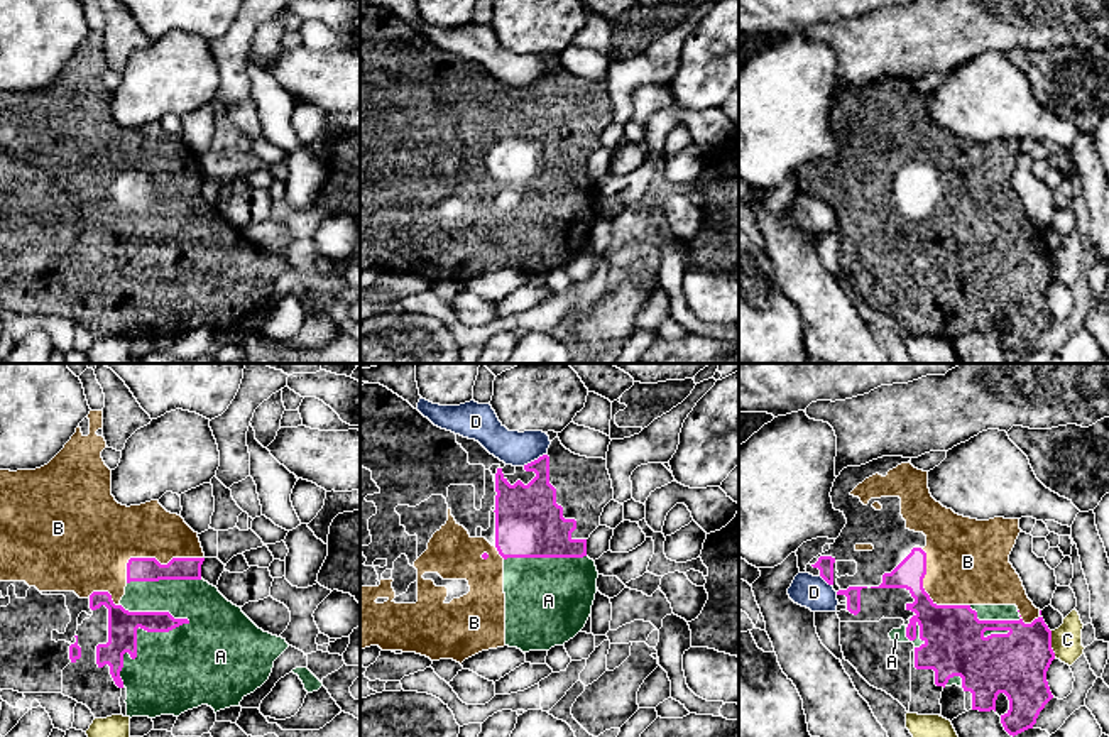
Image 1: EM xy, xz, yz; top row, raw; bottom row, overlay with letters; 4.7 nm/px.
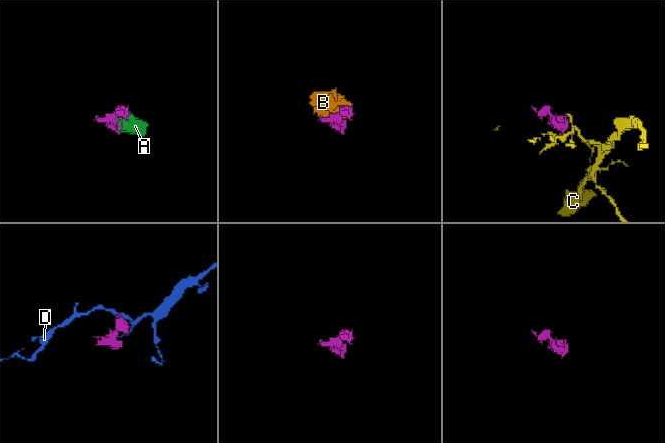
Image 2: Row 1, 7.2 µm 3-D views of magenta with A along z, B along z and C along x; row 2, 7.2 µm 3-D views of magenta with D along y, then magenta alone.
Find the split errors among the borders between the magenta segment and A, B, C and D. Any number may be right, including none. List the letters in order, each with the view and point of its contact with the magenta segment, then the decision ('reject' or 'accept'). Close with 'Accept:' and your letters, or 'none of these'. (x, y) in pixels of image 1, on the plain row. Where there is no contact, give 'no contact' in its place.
A: contact xy (136, 259); accept
B: contact xy (154, 180); accept
C: contact yz (1050, 266); reject
D: contact xz (535, 81); reject
Accept: A, B

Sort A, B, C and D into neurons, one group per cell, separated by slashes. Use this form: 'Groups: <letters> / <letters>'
Groups: A B / C / D

